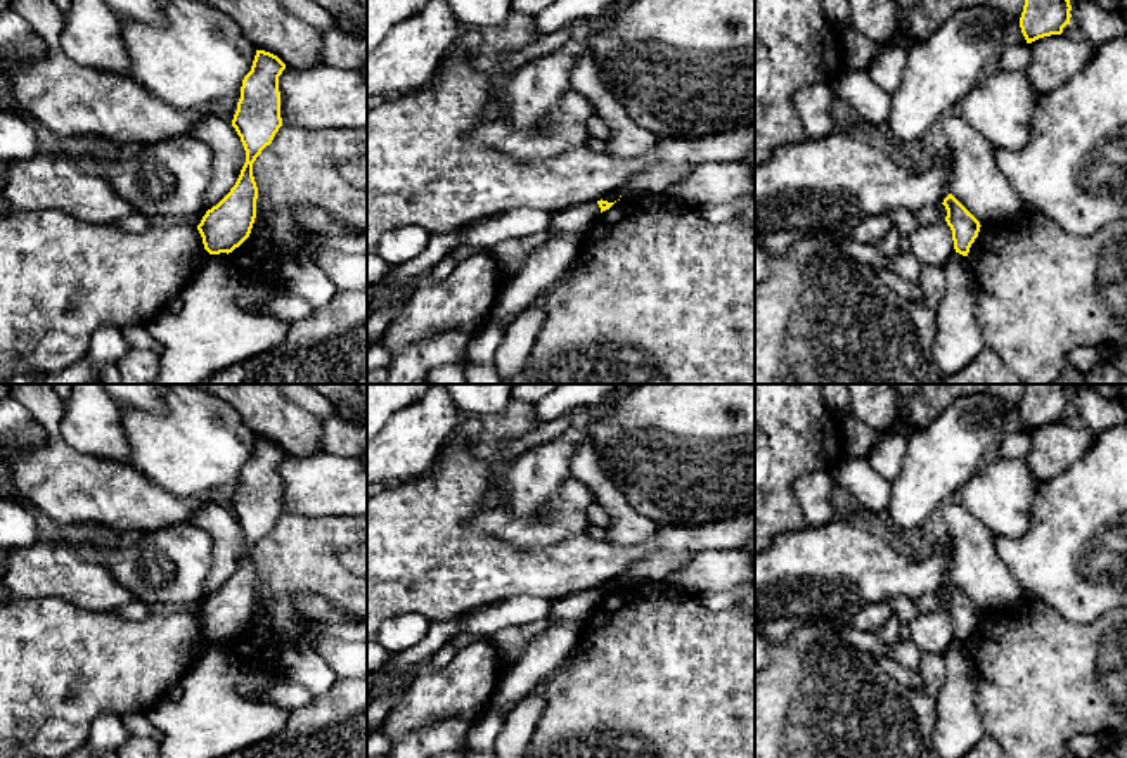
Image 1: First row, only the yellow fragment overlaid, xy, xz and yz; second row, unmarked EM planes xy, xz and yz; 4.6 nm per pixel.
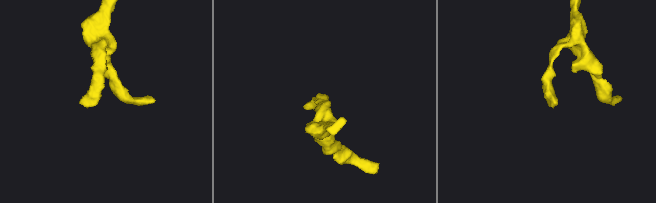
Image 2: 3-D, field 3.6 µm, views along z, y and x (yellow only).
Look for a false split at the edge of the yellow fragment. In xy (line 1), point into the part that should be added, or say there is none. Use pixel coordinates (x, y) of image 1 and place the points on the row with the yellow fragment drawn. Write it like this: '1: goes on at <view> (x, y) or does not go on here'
1: does not go on here

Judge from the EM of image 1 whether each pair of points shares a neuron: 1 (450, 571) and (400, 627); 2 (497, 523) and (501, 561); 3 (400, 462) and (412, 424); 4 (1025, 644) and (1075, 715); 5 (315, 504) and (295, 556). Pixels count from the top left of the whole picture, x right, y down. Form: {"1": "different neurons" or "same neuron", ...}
{"1": "different neurons", "2": "different neurons", "3": "same neuron", "4": "same neuron", "5": "different neurons"}

